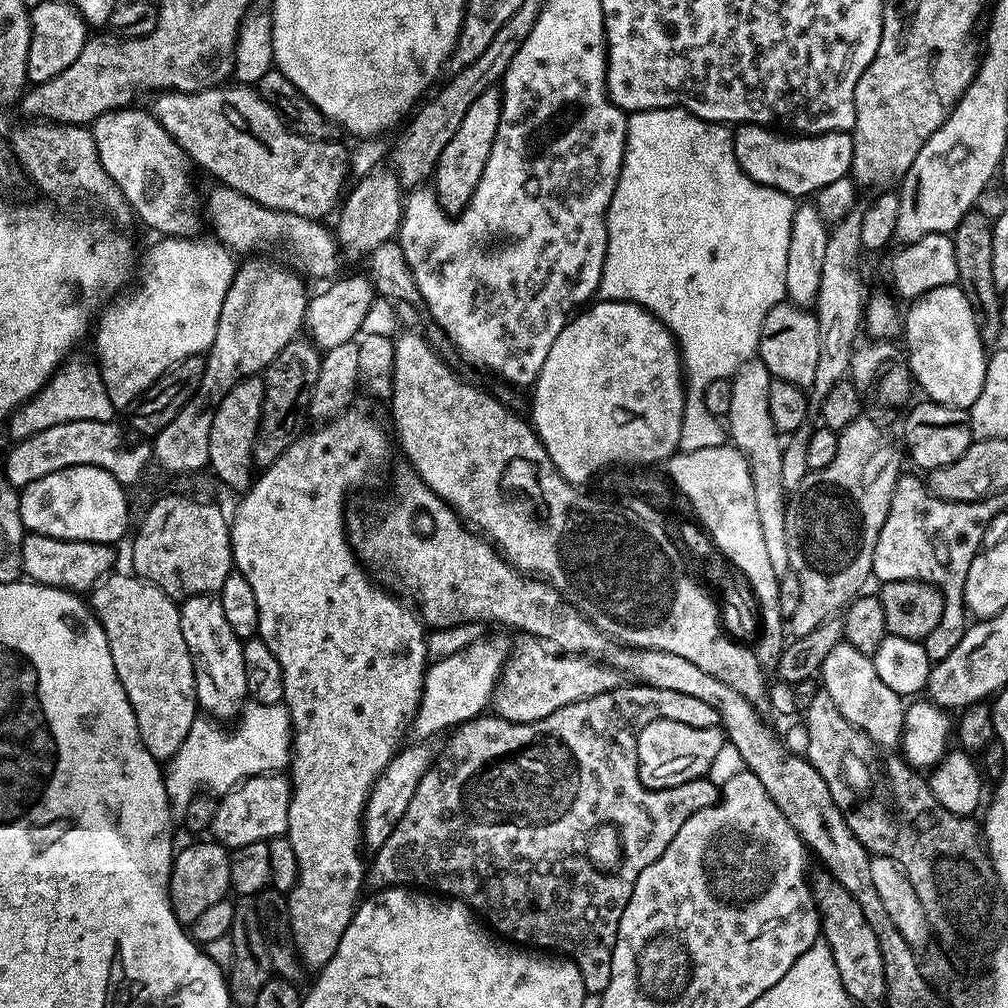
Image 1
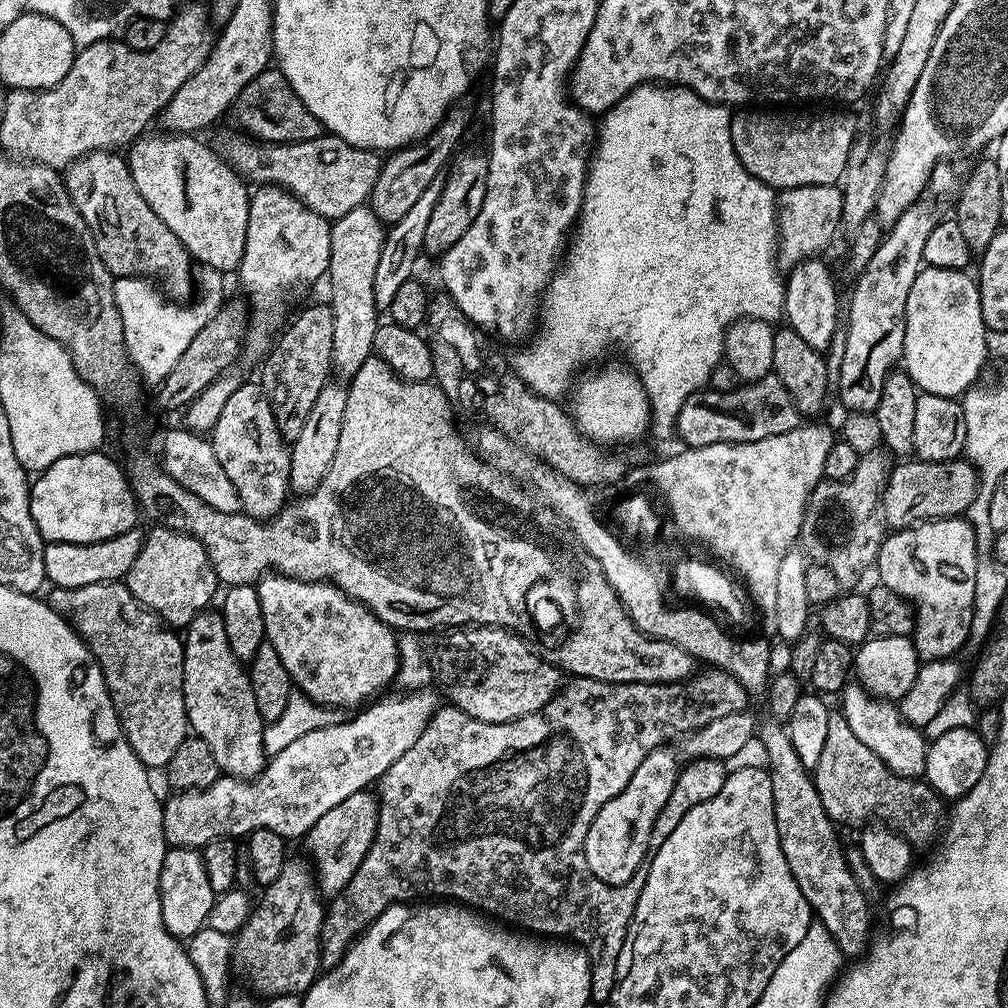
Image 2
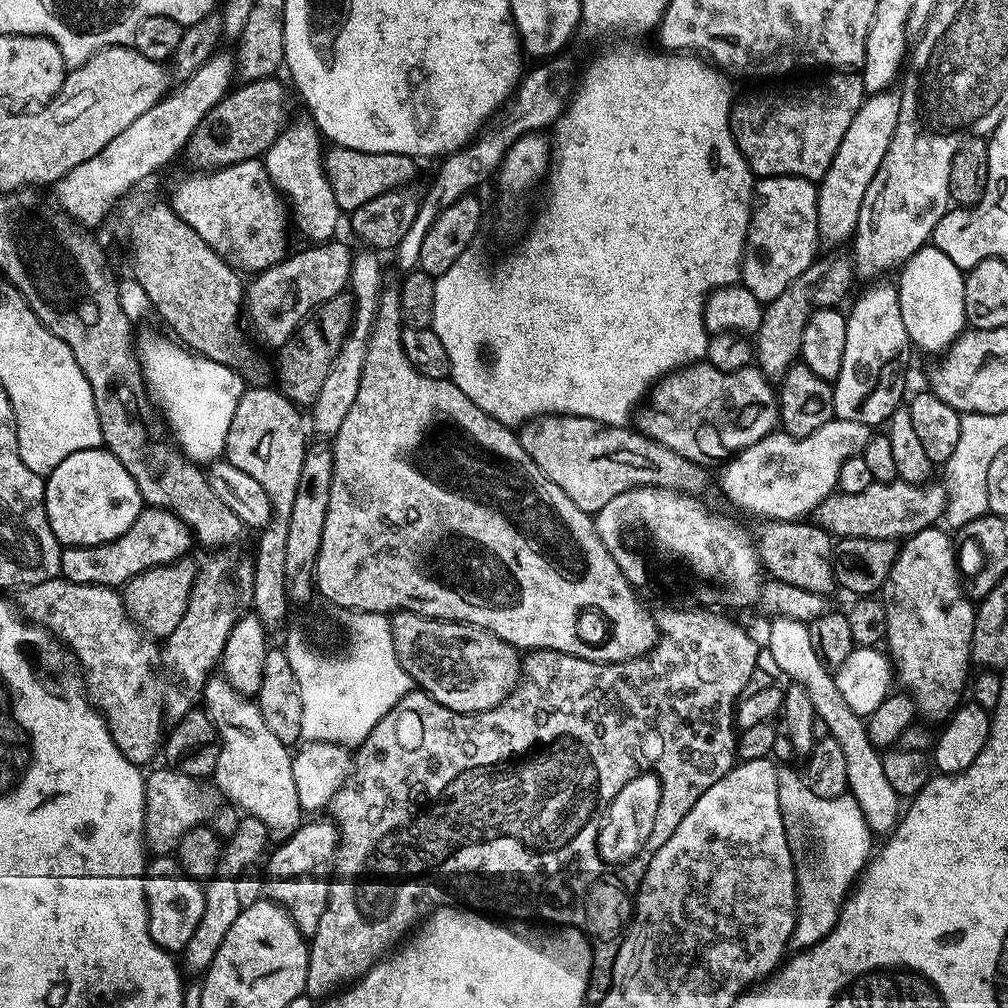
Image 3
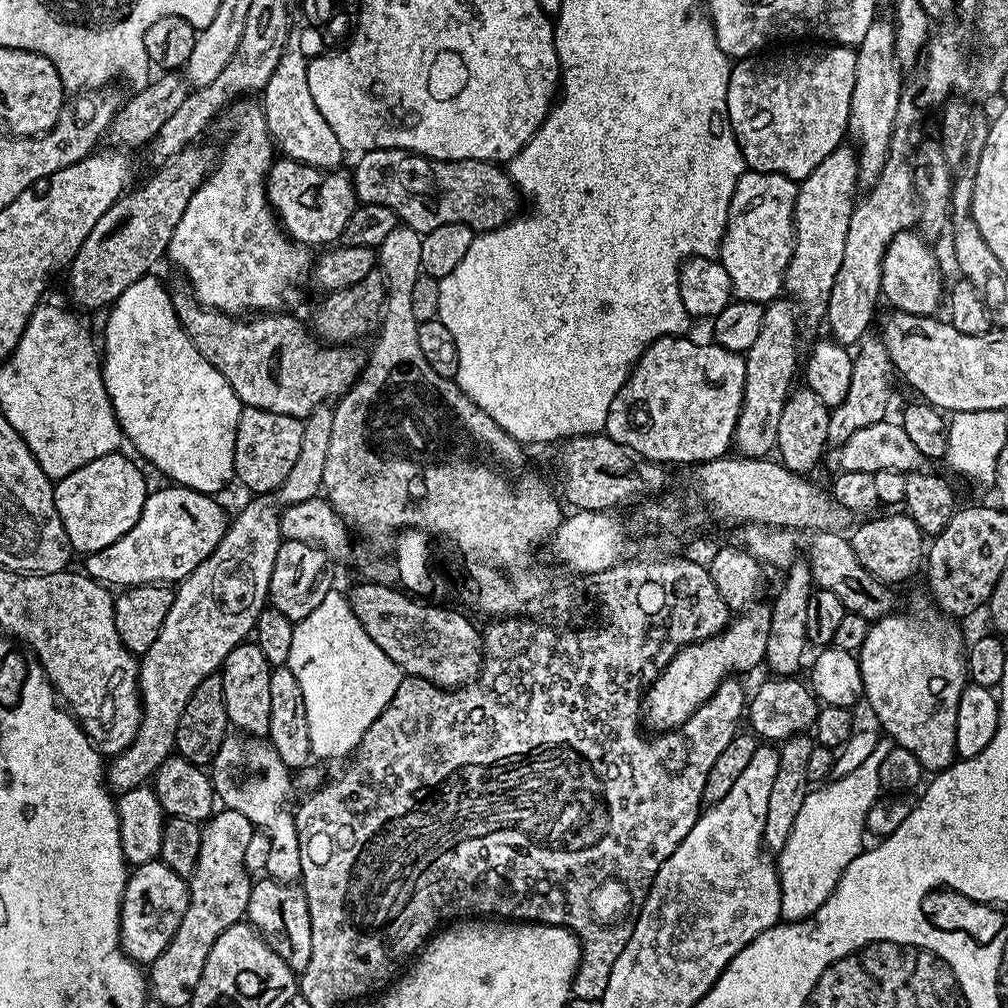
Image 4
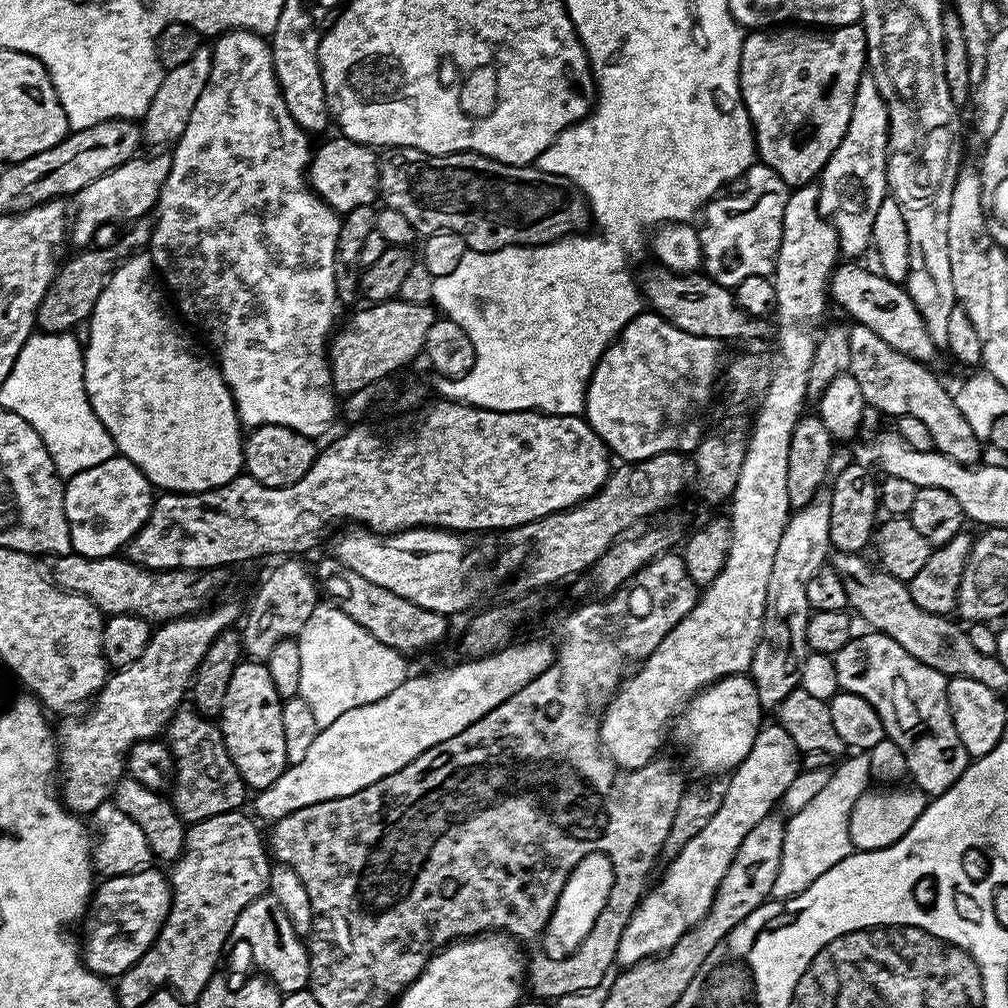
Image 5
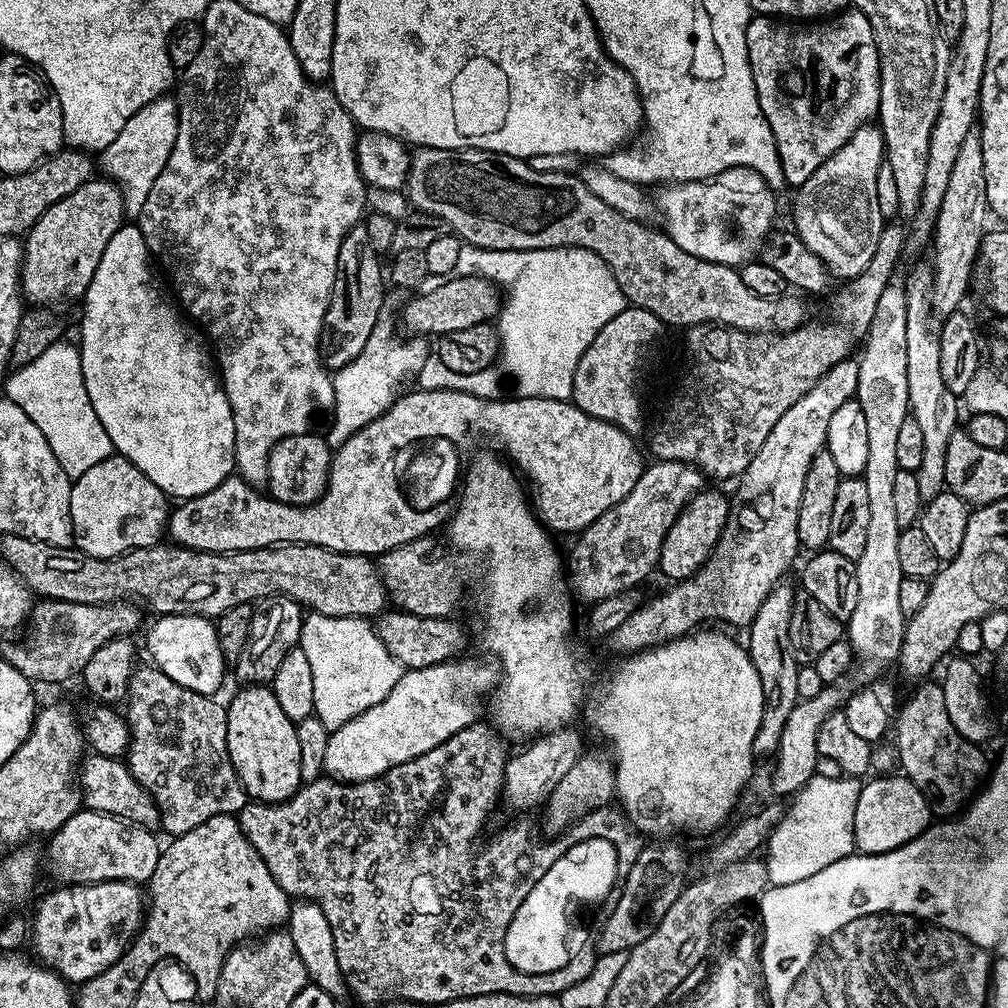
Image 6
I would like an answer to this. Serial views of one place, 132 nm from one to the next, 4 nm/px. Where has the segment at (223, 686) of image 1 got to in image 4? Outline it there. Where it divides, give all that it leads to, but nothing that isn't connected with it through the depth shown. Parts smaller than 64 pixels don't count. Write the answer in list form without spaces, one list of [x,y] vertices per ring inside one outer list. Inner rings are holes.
[[[229,734],[225,736],[218,754],[212,759],[210,775],[217,801],[224,808],[246,814],[252,825],[267,832],[270,838],[270,854],[264,867],[267,879],[283,884],[297,883],[302,870],[302,854],[298,850],[296,818],[293,809],[288,809],[294,776],[282,762],[278,750],[274,750],[267,739],[258,736]]]

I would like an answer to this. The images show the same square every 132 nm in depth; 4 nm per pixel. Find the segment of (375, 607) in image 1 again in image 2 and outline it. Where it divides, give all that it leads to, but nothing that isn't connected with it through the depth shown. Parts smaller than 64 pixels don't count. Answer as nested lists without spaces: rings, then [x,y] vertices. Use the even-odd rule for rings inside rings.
[[[265,574],[256,584],[256,593],[258,602],[262,602],[267,643],[272,644],[274,650],[278,650],[278,658],[282,658],[282,666],[286,666],[293,685],[303,695],[309,696],[315,704],[335,706],[340,710],[352,707],[355,709],[379,697],[385,691],[383,688],[395,681],[396,671],[400,668],[400,642],[397,633],[389,624],[379,620],[366,605],[347,596],[335,584],[322,580],[295,580],[293,576]],[[303,855],[295,856],[285,860],[282,874],[266,885],[264,897],[234,936],[235,971],[252,983],[253,993],[261,992],[264,998],[303,994],[322,972],[320,935],[326,904],[309,861]]]

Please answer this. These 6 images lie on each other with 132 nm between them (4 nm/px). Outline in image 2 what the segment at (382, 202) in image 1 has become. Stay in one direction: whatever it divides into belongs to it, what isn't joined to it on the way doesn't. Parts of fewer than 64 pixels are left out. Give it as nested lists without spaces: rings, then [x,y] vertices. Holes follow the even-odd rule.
[[[361,206],[350,210],[350,214],[346,214],[342,218],[338,218],[332,224],[332,237],[330,238],[330,262],[328,263],[328,271],[326,273],[326,280],[332,283],[332,300],[330,299],[330,307],[334,314],[334,346],[332,347],[332,366],[337,373],[341,372],[341,377],[351,378],[353,374],[360,369],[362,362],[366,362],[373,356],[372,347],[374,346],[374,334],[378,327],[378,309],[376,307],[376,299],[374,298],[374,276],[378,274],[378,260],[382,258],[382,246],[384,245],[384,238],[386,235],[386,226],[382,221],[372,213],[371,207]]]

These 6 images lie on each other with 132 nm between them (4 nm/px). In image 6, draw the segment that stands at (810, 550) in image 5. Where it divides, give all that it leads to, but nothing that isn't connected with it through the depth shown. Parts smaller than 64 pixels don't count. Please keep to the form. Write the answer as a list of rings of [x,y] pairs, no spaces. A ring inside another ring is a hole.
[[[781,582],[763,602],[751,627],[747,629],[746,647],[748,656],[754,662],[754,670],[758,670],[758,678],[762,678],[762,722],[758,722],[758,734],[754,734],[753,753],[757,757],[766,758],[766,746],[776,746],[779,738],[774,730],[786,726],[790,719],[790,710],[801,703],[798,694],[798,670],[794,650],[790,650],[790,614],[796,601],[797,589],[791,588],[788,582]]]

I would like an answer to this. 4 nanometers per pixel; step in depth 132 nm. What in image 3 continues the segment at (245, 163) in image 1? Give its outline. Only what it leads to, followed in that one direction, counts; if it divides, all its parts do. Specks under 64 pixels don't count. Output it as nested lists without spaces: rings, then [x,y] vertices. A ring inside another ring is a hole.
[[[332,146],[326,152],[326,167],[328,181],[334,190],[334,198],[338,198],[341,213],[351,214],[358,210],[370,198],[378,198],[395,188],[403,188],[408,179],[416,172],[417,161],[410,156],[394,154],[393,152],[363,152]]]

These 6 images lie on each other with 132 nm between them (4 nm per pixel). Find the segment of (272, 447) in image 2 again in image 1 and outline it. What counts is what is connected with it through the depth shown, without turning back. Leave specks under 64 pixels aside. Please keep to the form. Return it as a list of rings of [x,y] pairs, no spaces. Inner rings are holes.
[[[259,375],[249,376],[247,380],[233,386],[230,394],[222,398],[214,414],[214,422],[210,426],[210,458],[211,471],[220,475],[220,480],[228,488],[247,490],[252,487],[254,461],[252,447],[256,441],[256,431],[260,425],[260,416],[264,412],[264,381]]]

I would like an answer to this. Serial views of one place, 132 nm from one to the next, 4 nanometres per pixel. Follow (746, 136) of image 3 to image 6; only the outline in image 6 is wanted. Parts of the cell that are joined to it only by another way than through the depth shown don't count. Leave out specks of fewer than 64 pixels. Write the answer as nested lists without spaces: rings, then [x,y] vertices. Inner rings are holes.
[[[845,10],[833,15],[831,18],[825,19],[823,22],[812,22],[807,26],[800,22],[781,22],[779,19],[771,16],[756,14],[748,21],[746,50],[748,51],[750,70],[754,78],[754,86],[758,94],[758,106],[762,106],[762,114],[774,134],[778,158],[782,162],[782,174],[784,175],[785,185],[799,186],[804,184],[806,178],[810,178],[810,174],[814,174],[814,170],[818,166],[822,166],[822,162],[826,162],[826,158],[833,156],[855,132],[877,119],[880,110],[880,55],[878,54],[876,39],[874,38],[874,30],[870,26],[865,12]]]

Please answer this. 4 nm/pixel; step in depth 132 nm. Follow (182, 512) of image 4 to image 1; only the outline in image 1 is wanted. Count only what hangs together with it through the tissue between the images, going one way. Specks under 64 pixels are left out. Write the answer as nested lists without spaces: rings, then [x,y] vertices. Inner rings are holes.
[[[28,532],[20,547],[20,567],[23,575],[33,584],[45,584],[51,588],[66,588],[69,592],[84,594],[97,581],[107,577],[113,571],[112,563],[116,560],[116,550],[110,544],[95,544],[94,542],[82,542],[81,540],[63,540],[62,538],[50,538],[46,534]]]

